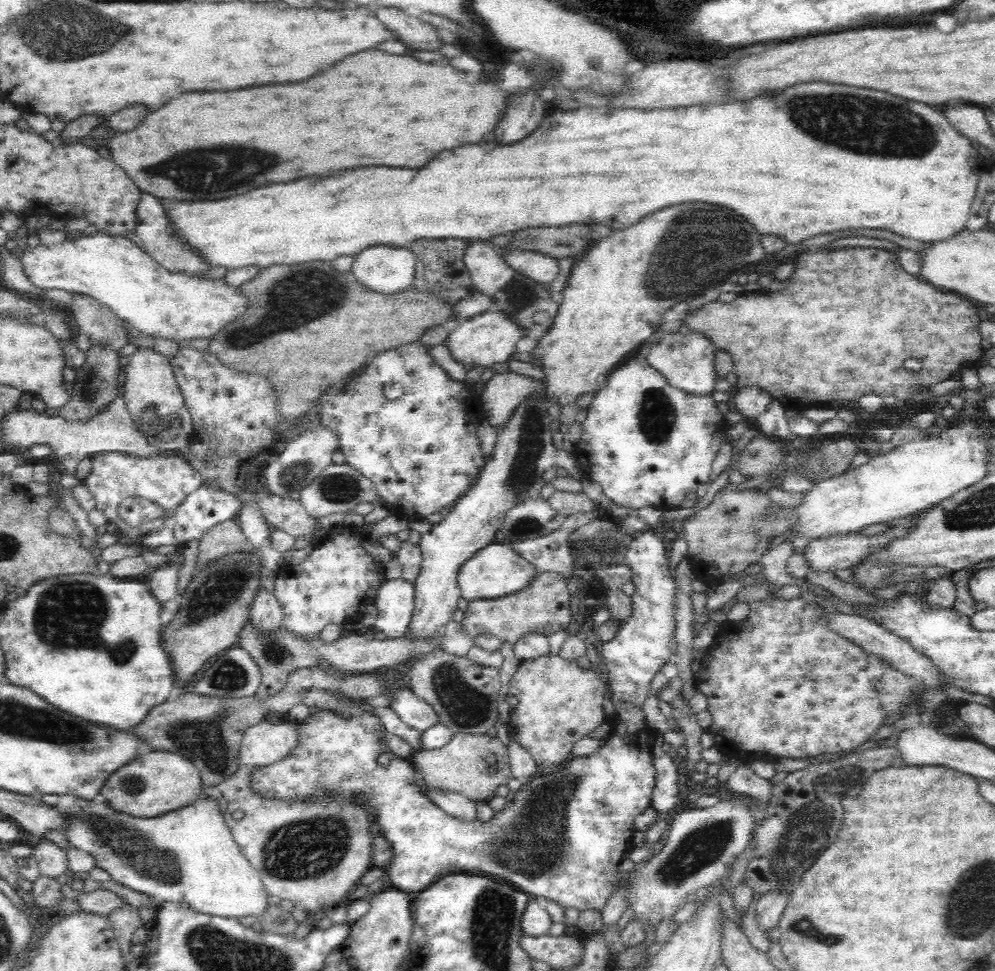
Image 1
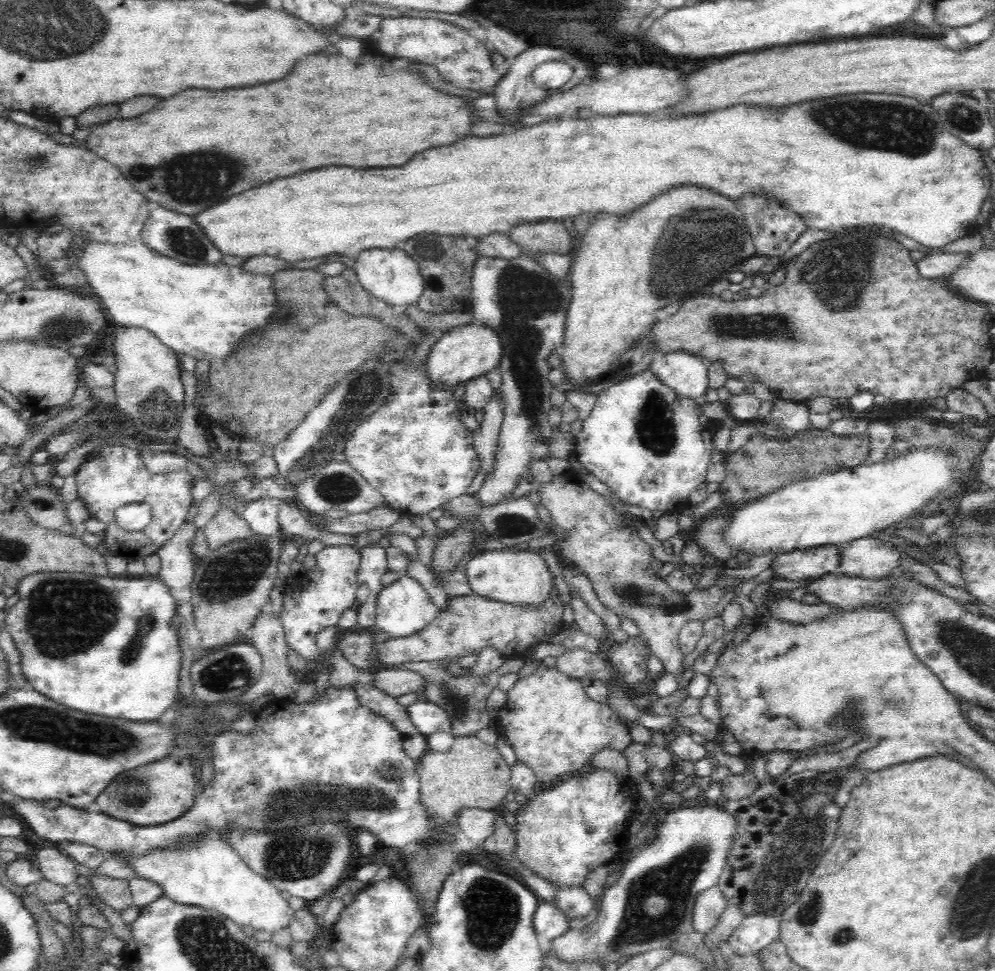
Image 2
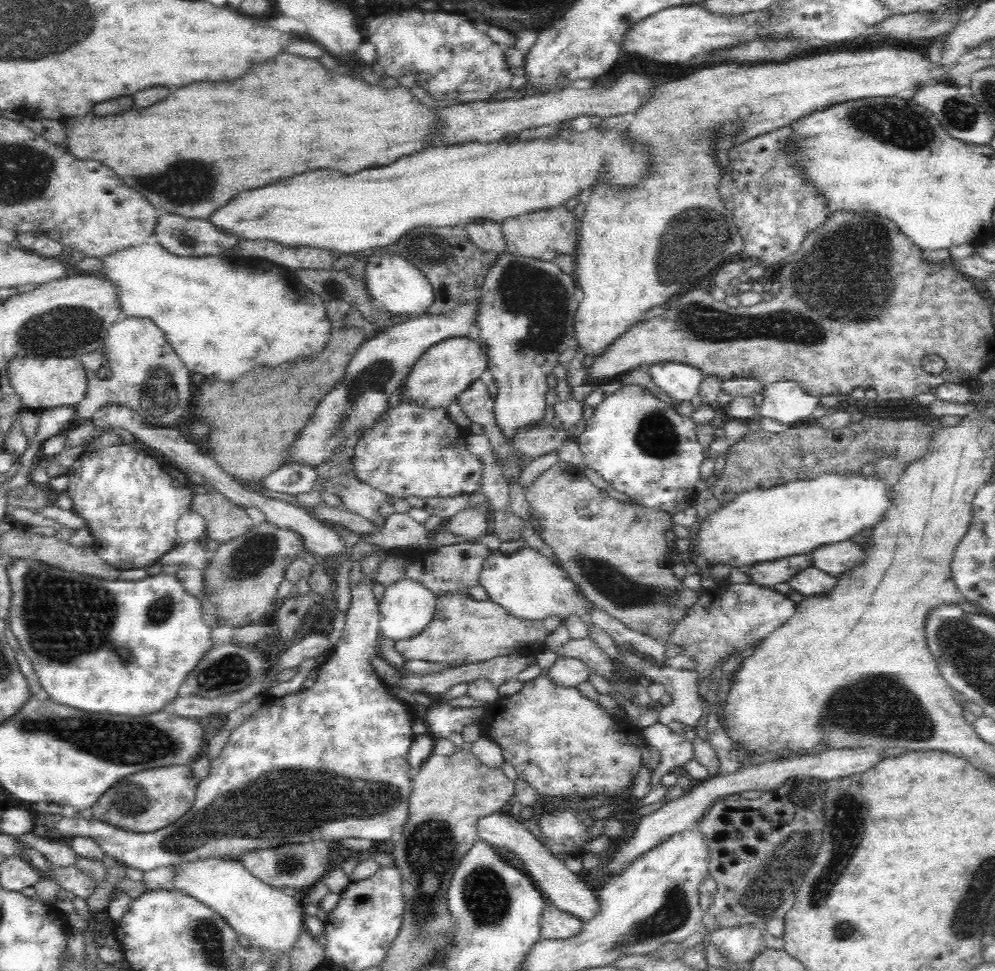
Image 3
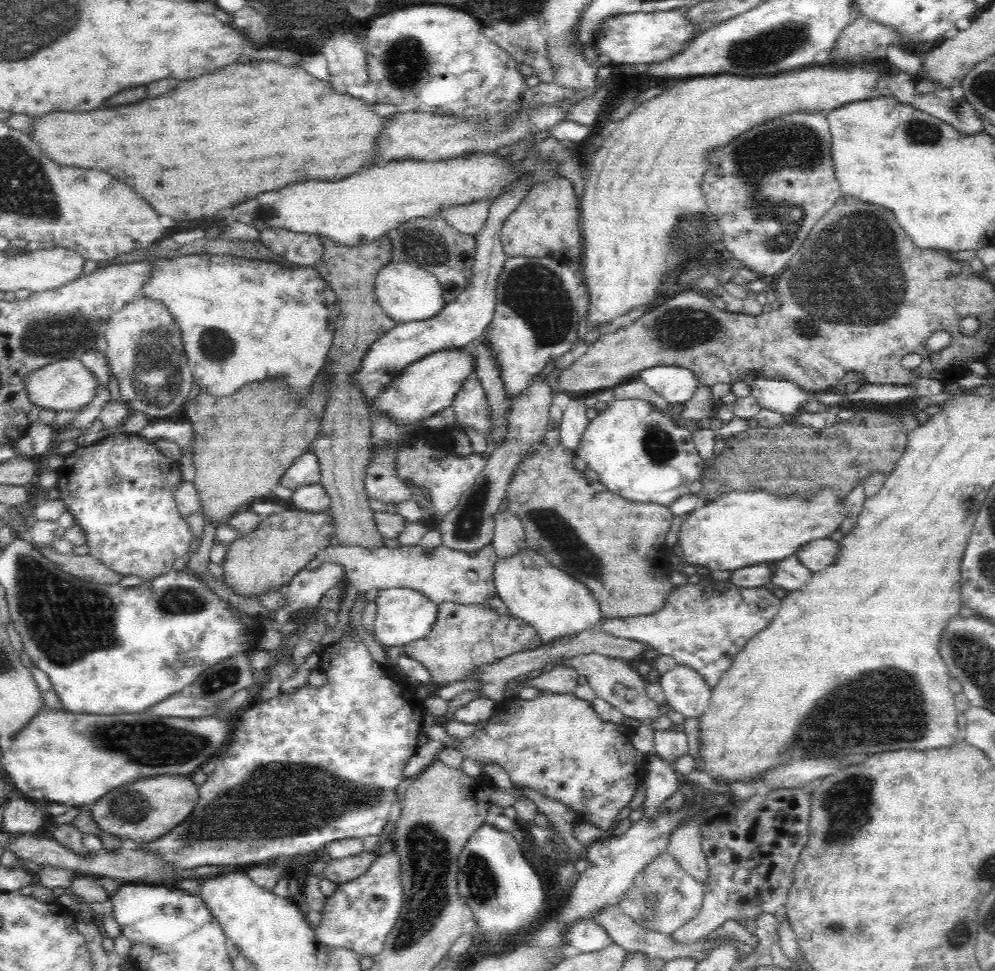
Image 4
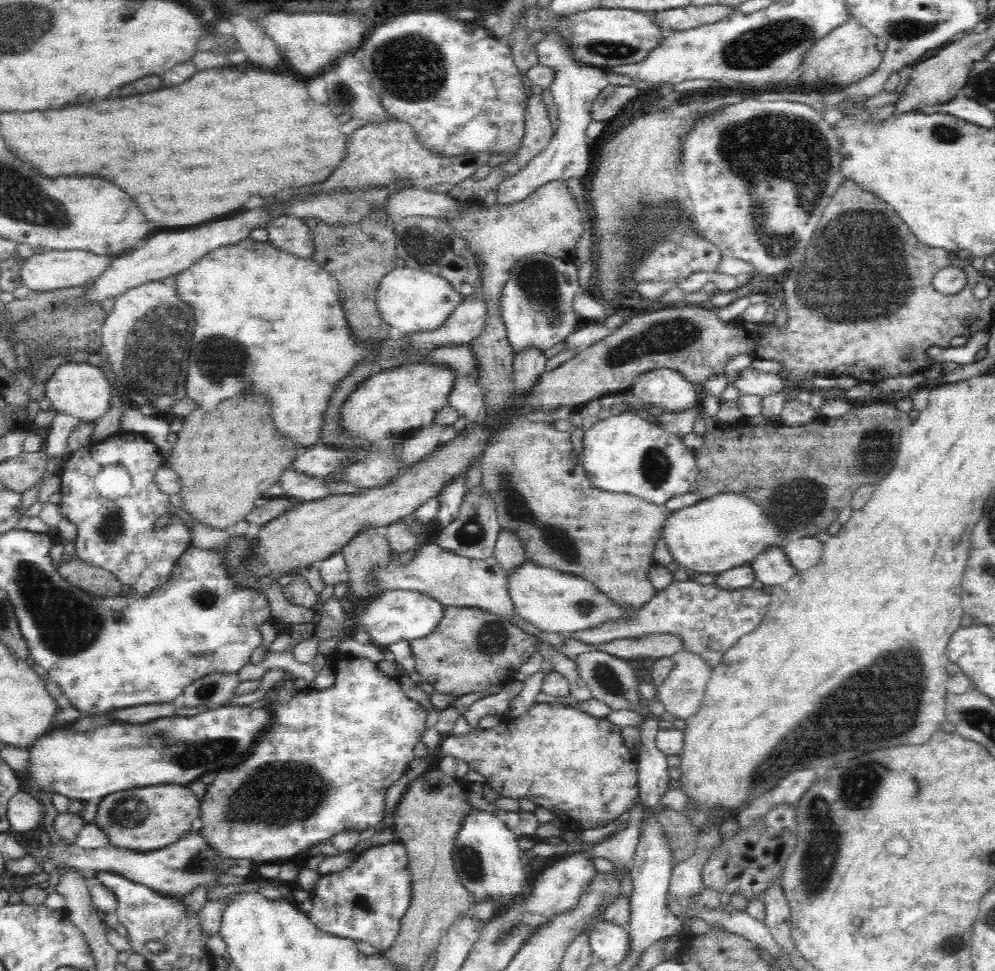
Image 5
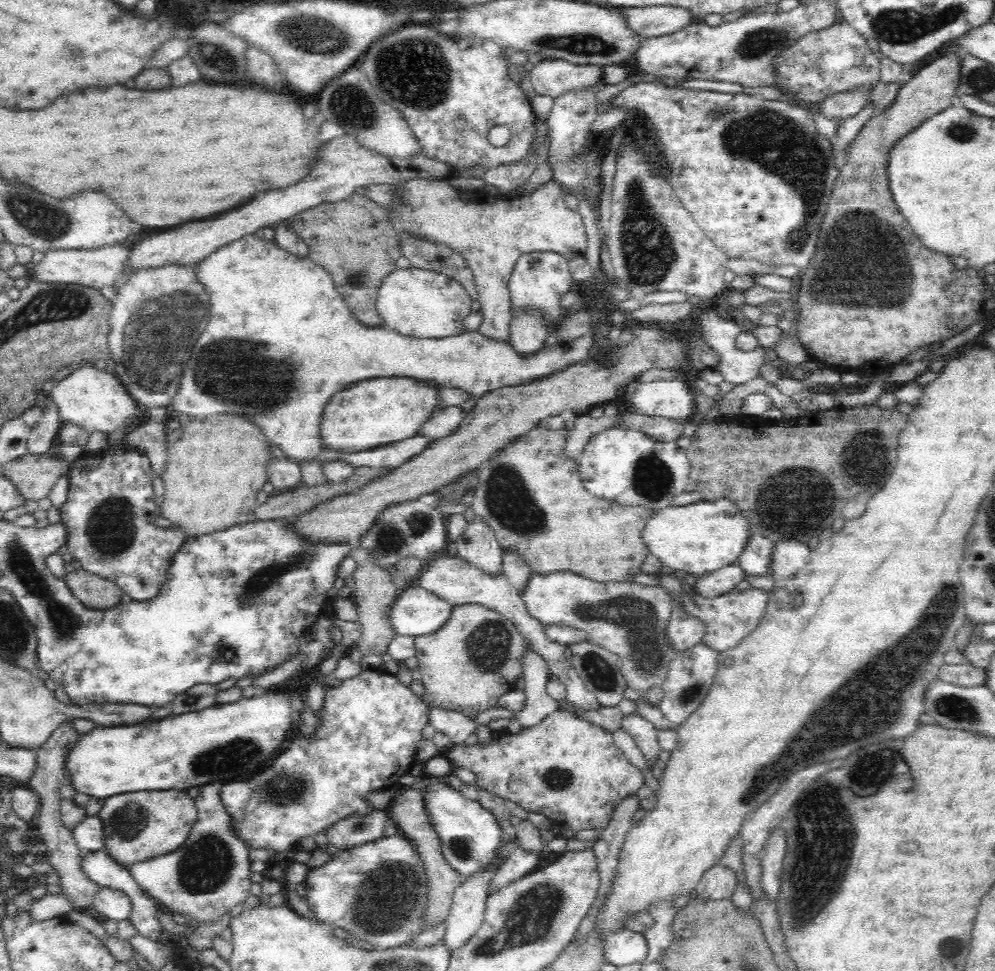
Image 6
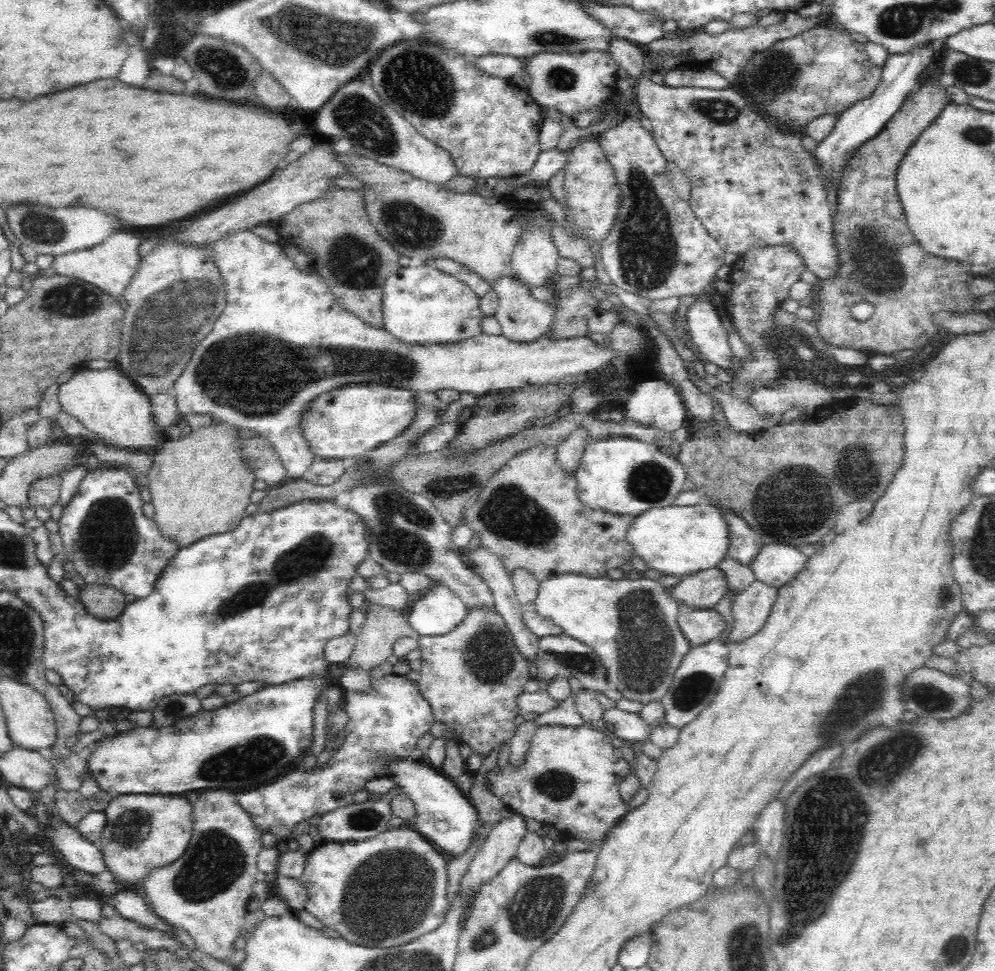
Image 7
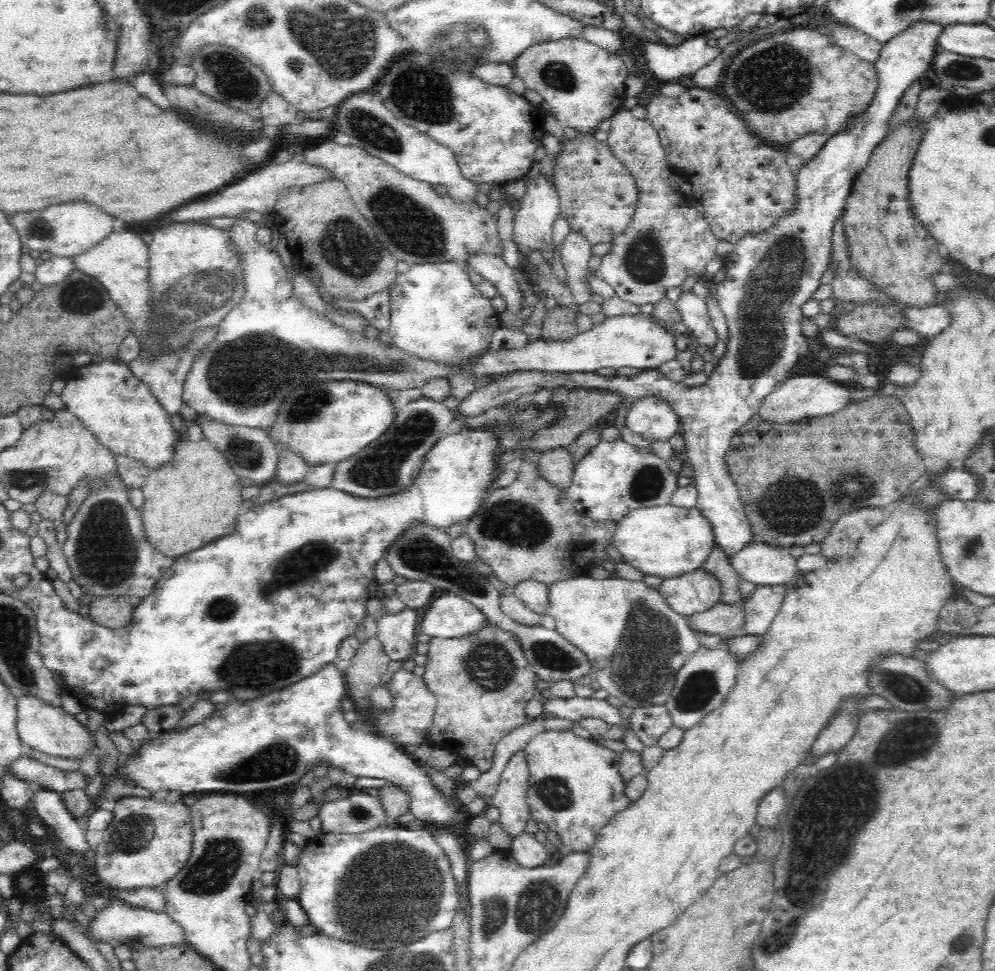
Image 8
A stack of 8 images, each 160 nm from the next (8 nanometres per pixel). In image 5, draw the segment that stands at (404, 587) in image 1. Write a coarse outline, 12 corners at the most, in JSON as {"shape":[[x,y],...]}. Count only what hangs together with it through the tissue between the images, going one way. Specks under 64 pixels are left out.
{"shape":[[412,590],[366,605],[360,626],[378,647],[429,636],[445,607]]}

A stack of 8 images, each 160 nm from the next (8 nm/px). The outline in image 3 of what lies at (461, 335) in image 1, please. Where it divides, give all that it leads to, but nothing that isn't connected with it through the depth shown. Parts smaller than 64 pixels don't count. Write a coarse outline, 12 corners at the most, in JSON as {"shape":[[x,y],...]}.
{"shape":[[481,342],[429,348],[402,382],[402,398],[437,409],[488,370]]}

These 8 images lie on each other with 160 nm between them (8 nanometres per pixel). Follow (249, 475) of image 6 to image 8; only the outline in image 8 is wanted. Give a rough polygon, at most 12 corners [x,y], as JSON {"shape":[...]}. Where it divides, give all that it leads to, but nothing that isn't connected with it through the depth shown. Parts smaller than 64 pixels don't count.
{"shape":[[179,441],[141,488],[142,531],[175,561],[234,532],[239,476]]}

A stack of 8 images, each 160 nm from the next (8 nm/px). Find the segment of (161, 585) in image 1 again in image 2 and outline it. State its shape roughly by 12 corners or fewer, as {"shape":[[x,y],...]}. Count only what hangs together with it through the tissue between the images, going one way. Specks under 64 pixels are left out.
{"shape":[[189,518],[157,552],[157,574],[178,596],[191,588],[198,558]]}

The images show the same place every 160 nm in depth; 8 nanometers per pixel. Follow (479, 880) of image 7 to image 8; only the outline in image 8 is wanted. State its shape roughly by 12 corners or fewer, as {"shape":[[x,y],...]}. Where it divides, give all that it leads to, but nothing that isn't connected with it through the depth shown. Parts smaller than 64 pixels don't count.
{"shape":[[526,753],[510,758],[492,797],[510,836],[524,833],[529,810]]}

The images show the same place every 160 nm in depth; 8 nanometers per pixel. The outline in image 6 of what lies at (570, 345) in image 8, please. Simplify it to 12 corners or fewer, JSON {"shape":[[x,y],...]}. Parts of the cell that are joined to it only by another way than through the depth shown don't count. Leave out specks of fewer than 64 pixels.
{"shape":[[255,234],[200,261],[212,320],[175,414],[243,416],[321,462],[336,392],[410,377],[478,400],[580,362],[352,316]]}

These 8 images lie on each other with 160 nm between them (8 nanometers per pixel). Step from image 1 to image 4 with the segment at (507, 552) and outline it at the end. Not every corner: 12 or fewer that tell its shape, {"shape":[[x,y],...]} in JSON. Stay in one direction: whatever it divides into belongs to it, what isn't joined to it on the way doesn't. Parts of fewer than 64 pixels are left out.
{"shape":[[523,548],[497,596],[543,645],[604,620],[590,589]]}

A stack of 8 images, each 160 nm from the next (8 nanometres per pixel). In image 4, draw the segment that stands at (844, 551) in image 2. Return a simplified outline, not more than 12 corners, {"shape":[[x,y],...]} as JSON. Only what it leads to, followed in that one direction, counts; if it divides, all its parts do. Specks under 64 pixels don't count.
{"shape":[[808,540],[796,550],[802,566],[814,573],[832,566],[838,543]]}

